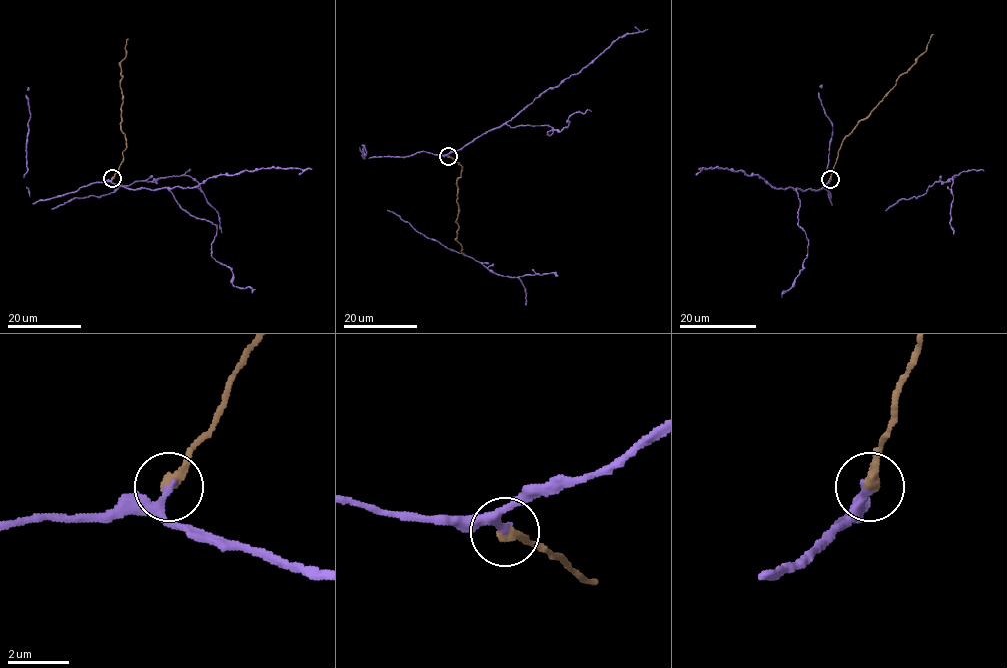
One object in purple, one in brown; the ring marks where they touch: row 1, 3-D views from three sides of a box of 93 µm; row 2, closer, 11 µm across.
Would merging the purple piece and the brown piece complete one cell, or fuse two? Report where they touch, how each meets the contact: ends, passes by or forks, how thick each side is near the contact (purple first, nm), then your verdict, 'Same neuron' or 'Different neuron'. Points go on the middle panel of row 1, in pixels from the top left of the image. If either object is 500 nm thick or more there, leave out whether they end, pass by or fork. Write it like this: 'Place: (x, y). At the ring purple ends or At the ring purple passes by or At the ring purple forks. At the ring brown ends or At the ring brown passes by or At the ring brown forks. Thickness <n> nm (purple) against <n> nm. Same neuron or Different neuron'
Place: (448, 156). At the ring purple passes by. At the ring brown ends. Thickness 190 nm (purple) against 400 nm. Same neuron

